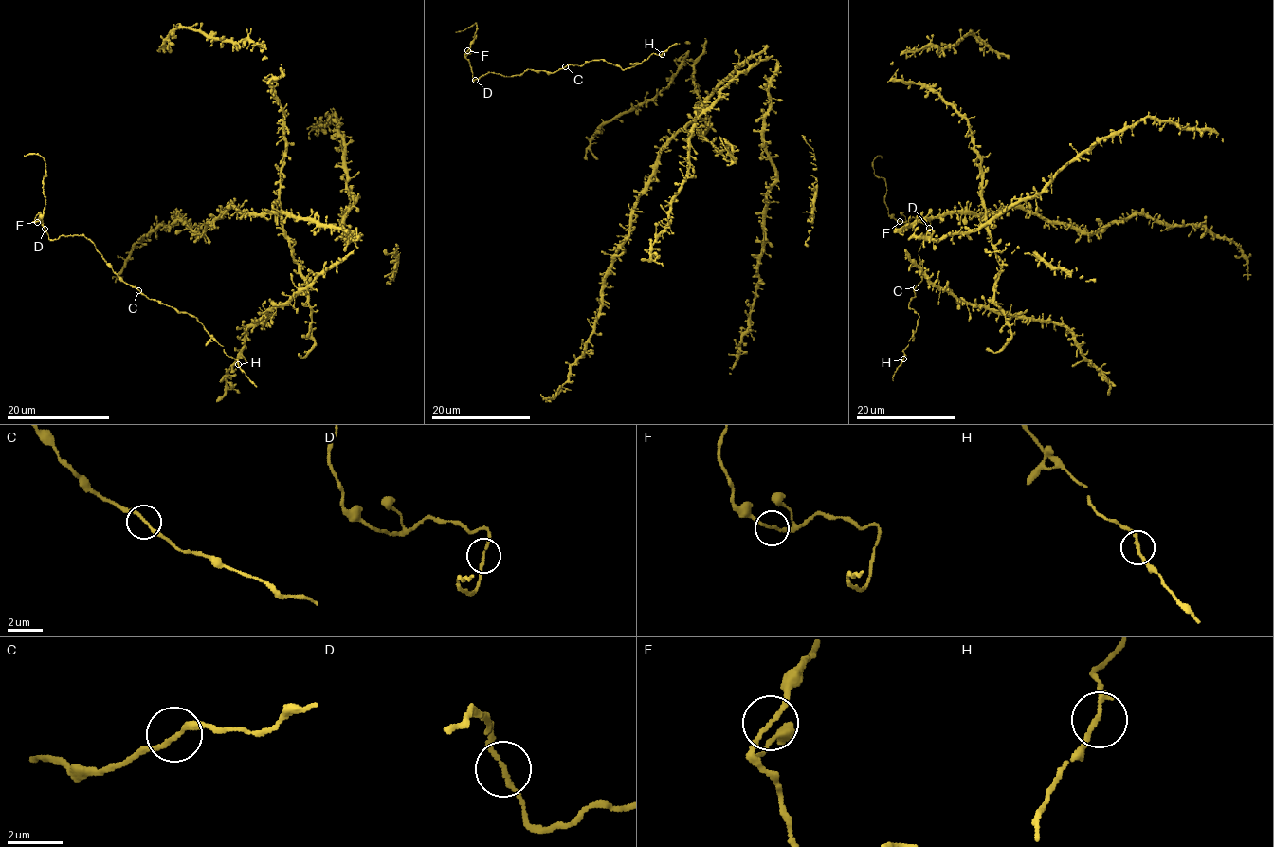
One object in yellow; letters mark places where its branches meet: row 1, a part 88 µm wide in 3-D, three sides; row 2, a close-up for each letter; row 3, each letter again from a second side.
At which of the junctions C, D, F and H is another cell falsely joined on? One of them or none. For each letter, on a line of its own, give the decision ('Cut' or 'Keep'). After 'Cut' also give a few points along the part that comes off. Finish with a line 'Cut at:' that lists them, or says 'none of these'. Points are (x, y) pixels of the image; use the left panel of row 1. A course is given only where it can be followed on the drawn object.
C: Keep
D: Keep
F: Keep
H: Keep
Cut at: none of these

